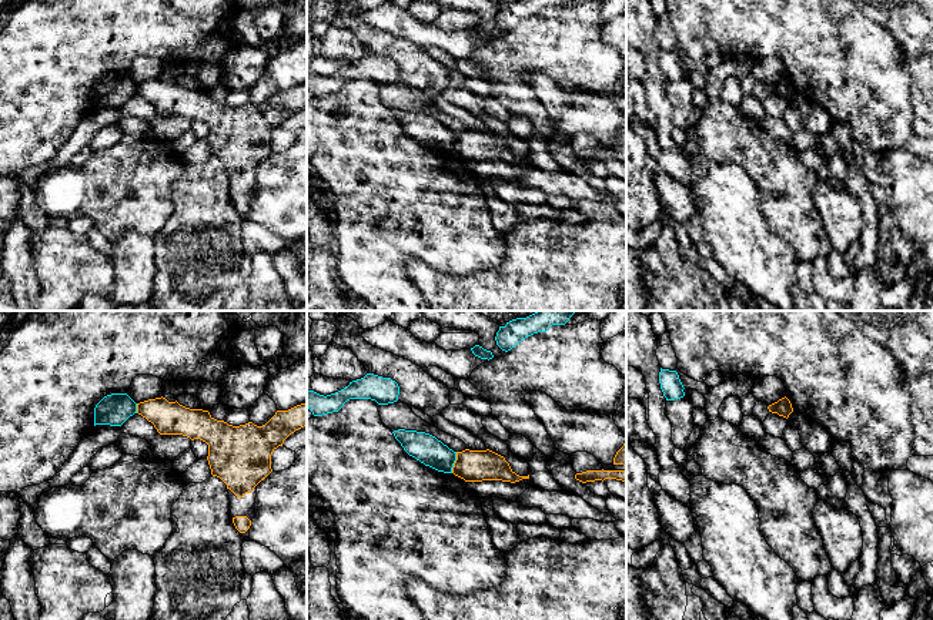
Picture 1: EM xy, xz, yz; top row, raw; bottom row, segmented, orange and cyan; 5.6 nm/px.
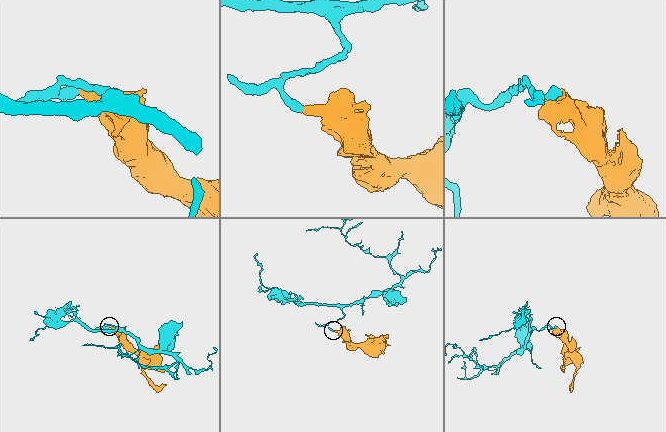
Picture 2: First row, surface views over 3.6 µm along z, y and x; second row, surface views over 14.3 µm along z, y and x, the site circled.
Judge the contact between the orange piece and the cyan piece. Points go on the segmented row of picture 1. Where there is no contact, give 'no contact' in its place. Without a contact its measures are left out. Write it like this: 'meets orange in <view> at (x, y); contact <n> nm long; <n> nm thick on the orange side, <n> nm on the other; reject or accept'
meets orange in xz at (455, 462); contact 120 nm long; 180 nm thick on the orange side, 160 nm on the other; reject

